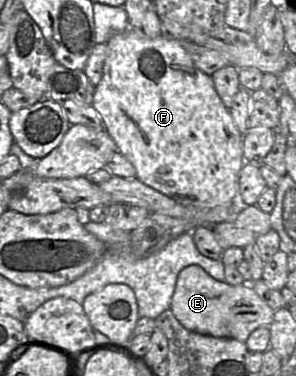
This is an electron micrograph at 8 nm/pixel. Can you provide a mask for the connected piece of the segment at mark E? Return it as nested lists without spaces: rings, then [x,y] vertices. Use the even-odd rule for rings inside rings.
[[[189,265],[178,274],[169,309],[190,331],[242,342],[245,342],[255,329],[269,326],[274,316],[274,310],[249,284],[230,285],[225,281],[218,281],[197,265]]]

